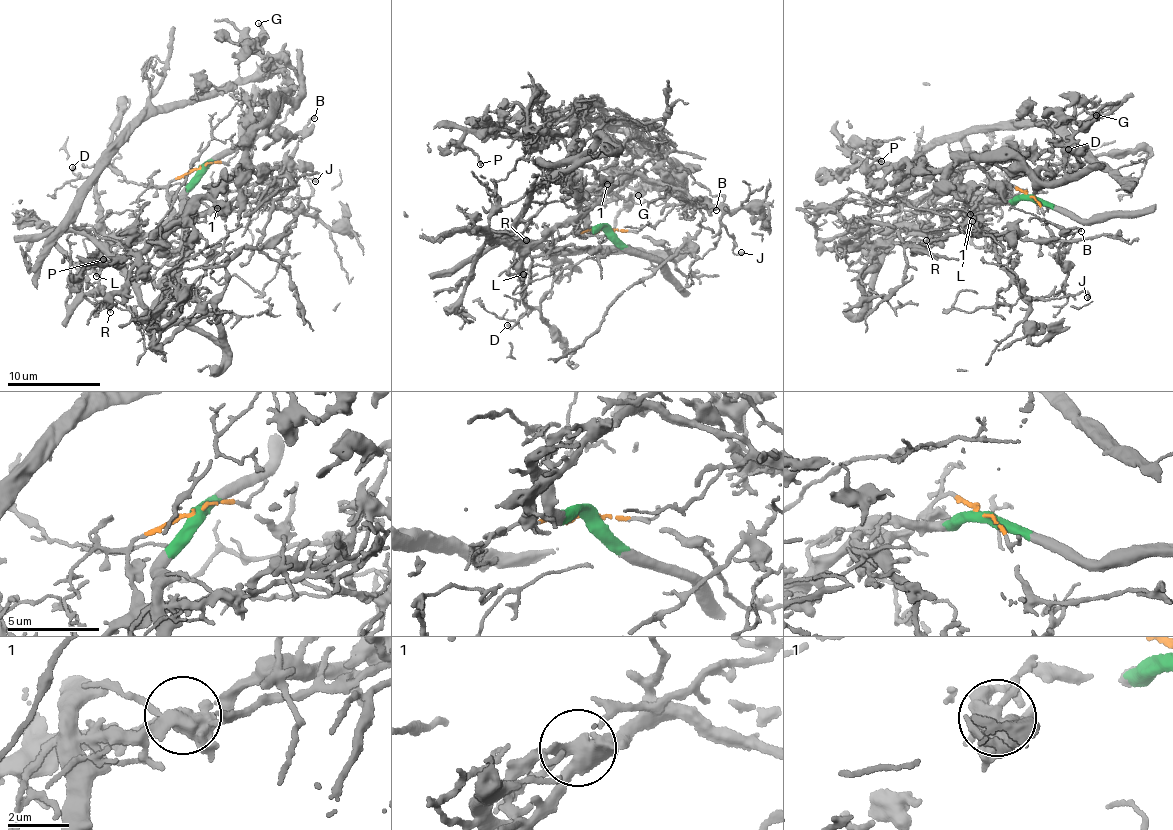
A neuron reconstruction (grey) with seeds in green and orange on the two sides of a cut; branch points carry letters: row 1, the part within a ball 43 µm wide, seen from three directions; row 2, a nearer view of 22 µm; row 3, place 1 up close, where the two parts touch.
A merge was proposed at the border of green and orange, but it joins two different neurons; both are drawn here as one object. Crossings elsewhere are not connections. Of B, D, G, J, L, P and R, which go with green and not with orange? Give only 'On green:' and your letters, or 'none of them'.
On green: G, P

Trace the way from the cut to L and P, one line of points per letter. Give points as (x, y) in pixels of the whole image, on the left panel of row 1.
L: (199, 168), (173, 177), (167, 219), (151, 232), (86, 239), (99, 264), (97, 276)
P: (202, 167), (189, 201), (224, 209), (278, 191), (273, 167), (235, 168), (138, 253), (104, 259)

